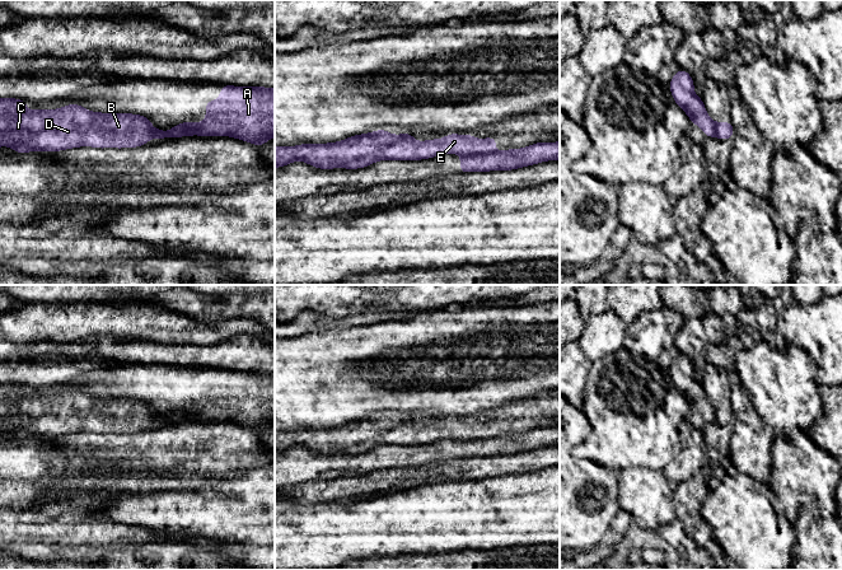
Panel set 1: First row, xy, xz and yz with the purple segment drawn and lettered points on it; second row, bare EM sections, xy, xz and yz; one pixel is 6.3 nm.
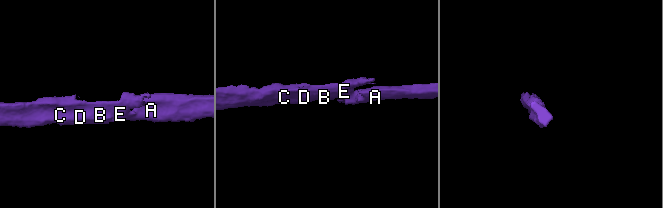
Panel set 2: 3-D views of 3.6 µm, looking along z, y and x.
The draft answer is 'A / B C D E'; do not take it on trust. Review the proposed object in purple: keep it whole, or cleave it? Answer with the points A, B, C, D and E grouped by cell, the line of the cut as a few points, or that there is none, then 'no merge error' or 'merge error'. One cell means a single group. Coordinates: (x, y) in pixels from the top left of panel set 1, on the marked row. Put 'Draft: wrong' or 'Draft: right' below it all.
A / B C D E | xz (492, 150), (485, 154), (463, 155) | merge error
Draft: right

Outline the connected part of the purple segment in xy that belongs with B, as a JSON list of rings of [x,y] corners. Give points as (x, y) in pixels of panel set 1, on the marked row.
[[[0,98],[0,146],[13,148],[17,153],[60,151],[79,146],[136,148],[149,139],[182,137],[183,129],[176,125],[169,131],[156,130],[150,120],[141,115],[100,113],[69,104],[59,109],[27,109],[28,103],[15,98]]]

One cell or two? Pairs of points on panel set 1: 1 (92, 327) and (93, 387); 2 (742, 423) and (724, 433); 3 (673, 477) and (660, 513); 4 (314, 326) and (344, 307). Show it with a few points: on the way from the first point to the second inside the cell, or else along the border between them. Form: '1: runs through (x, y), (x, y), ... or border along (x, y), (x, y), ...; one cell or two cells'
1: border along (122, 365), (88, 372), (65, 383); two cells
2: border along (733, 425), (729, 454); two cells
3: border along (665, 476), (670, 485); two cells
4: border along (300, 311), (316, 311), (331, 317), (346, 316); two cells

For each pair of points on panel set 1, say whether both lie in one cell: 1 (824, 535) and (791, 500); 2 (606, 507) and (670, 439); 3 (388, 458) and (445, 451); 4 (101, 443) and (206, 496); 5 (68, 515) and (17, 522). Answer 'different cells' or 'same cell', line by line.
1: different cells
2: different cells
3: same cell
4: different cells
5: same cell

